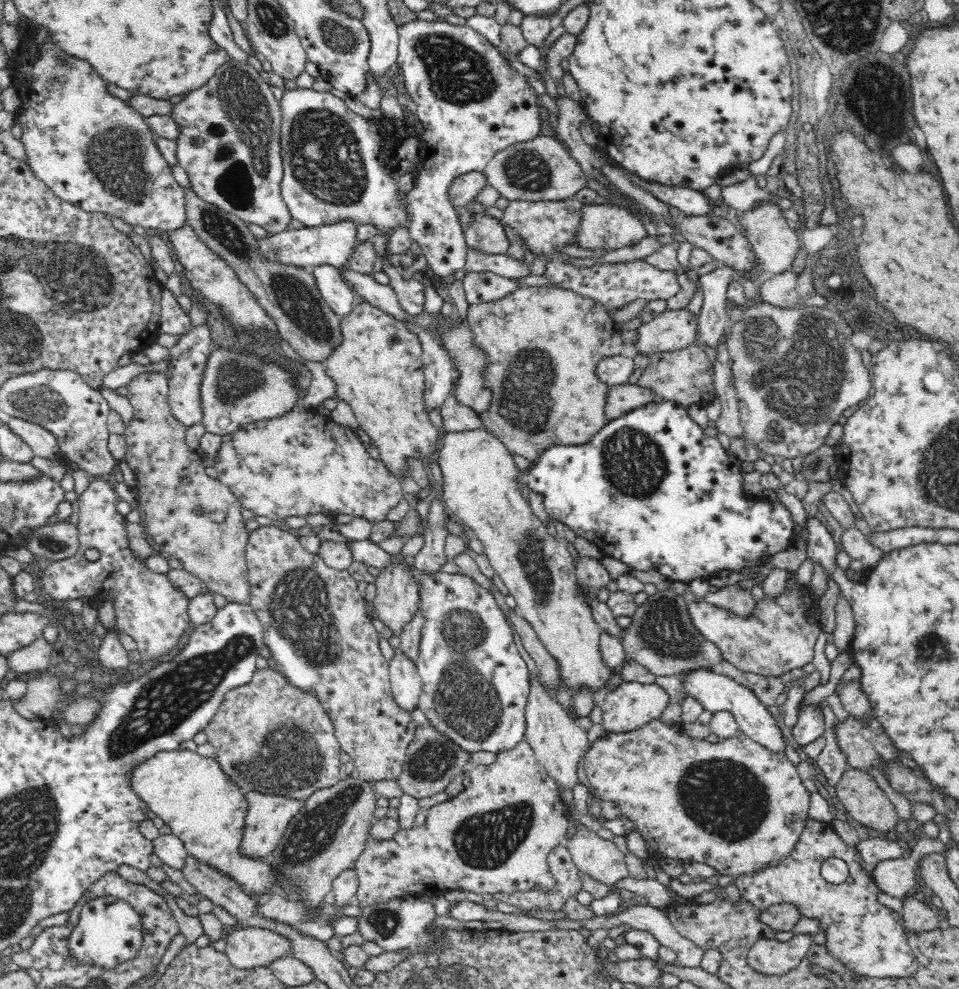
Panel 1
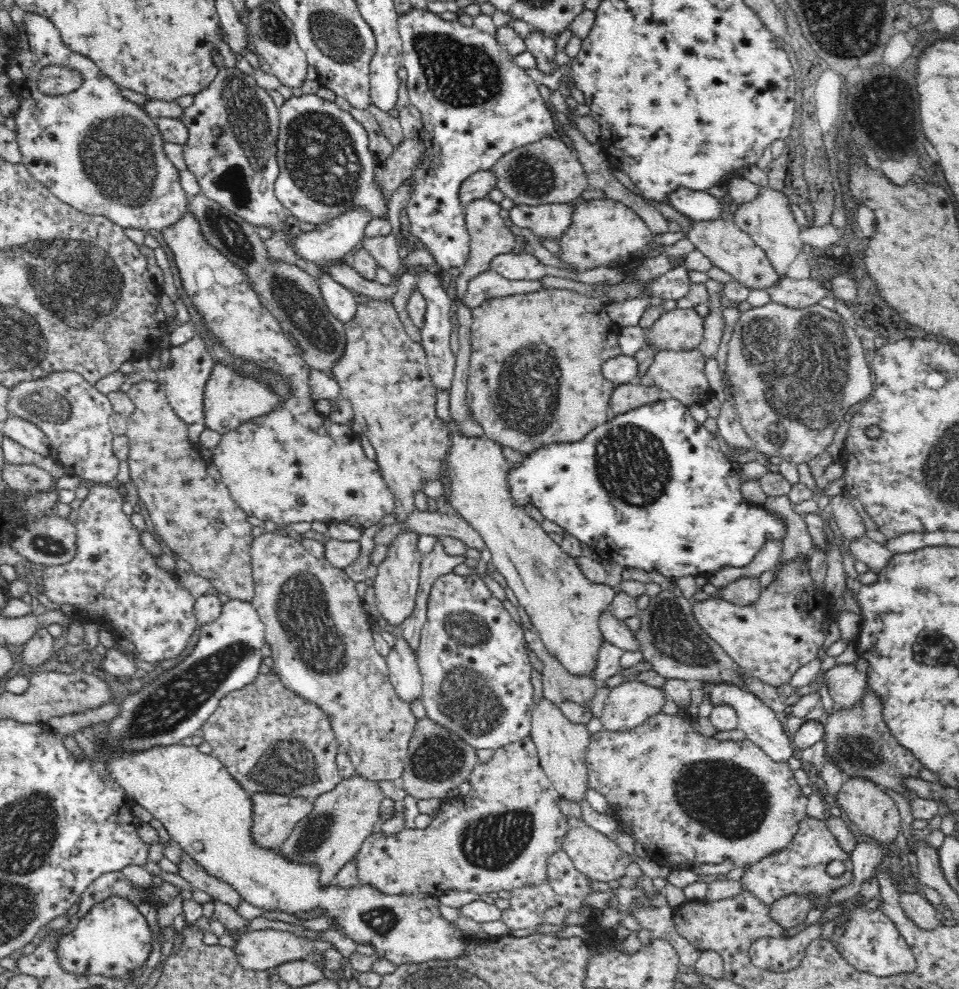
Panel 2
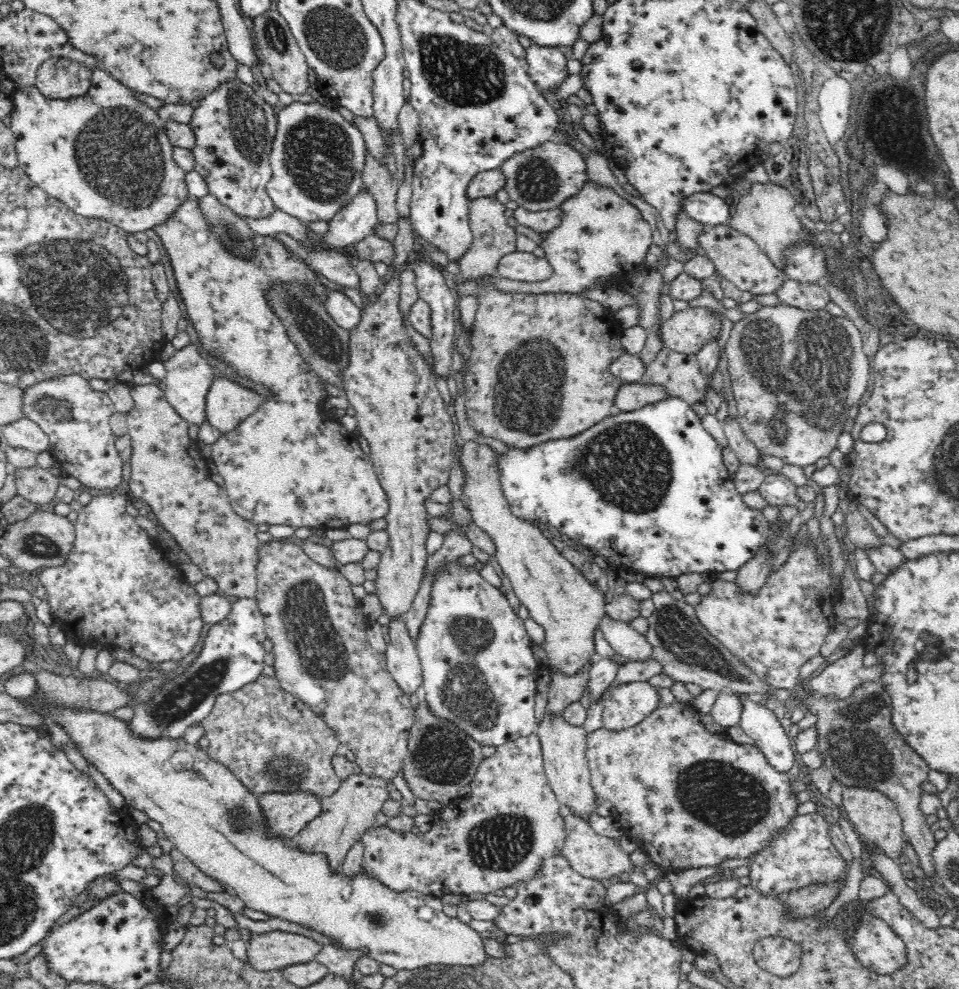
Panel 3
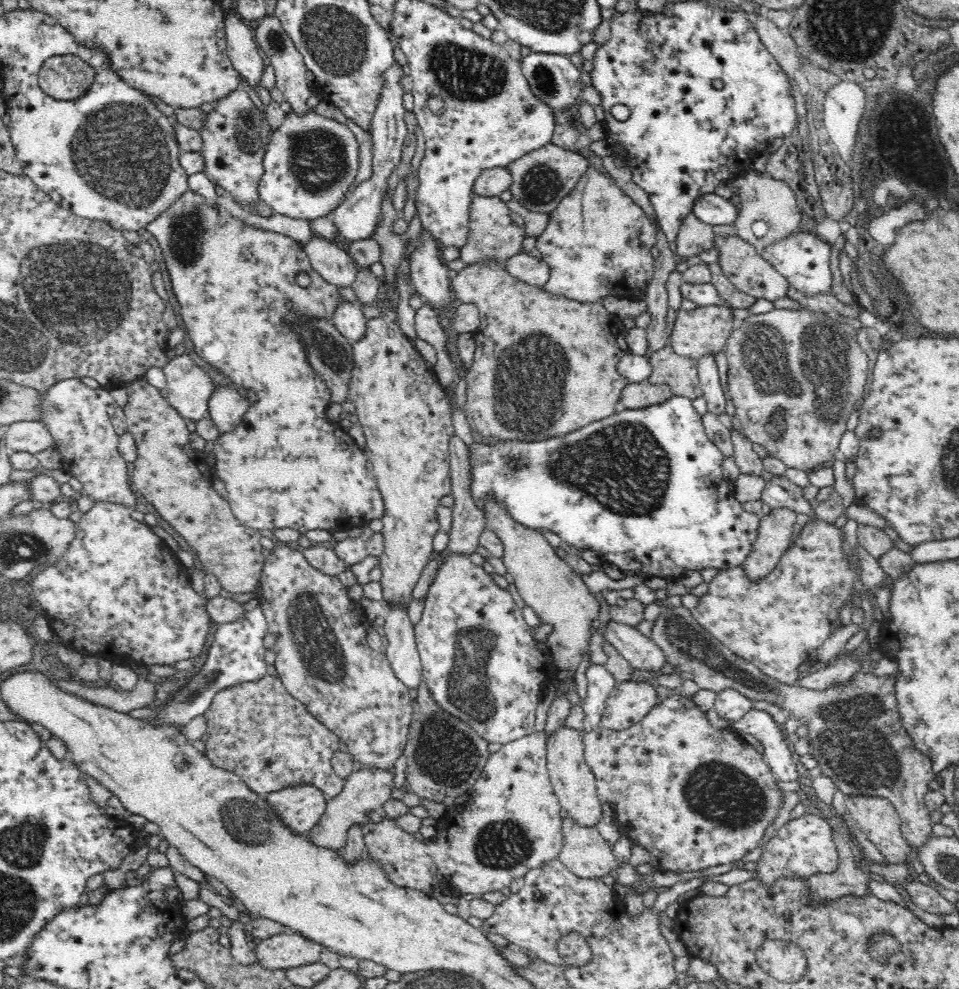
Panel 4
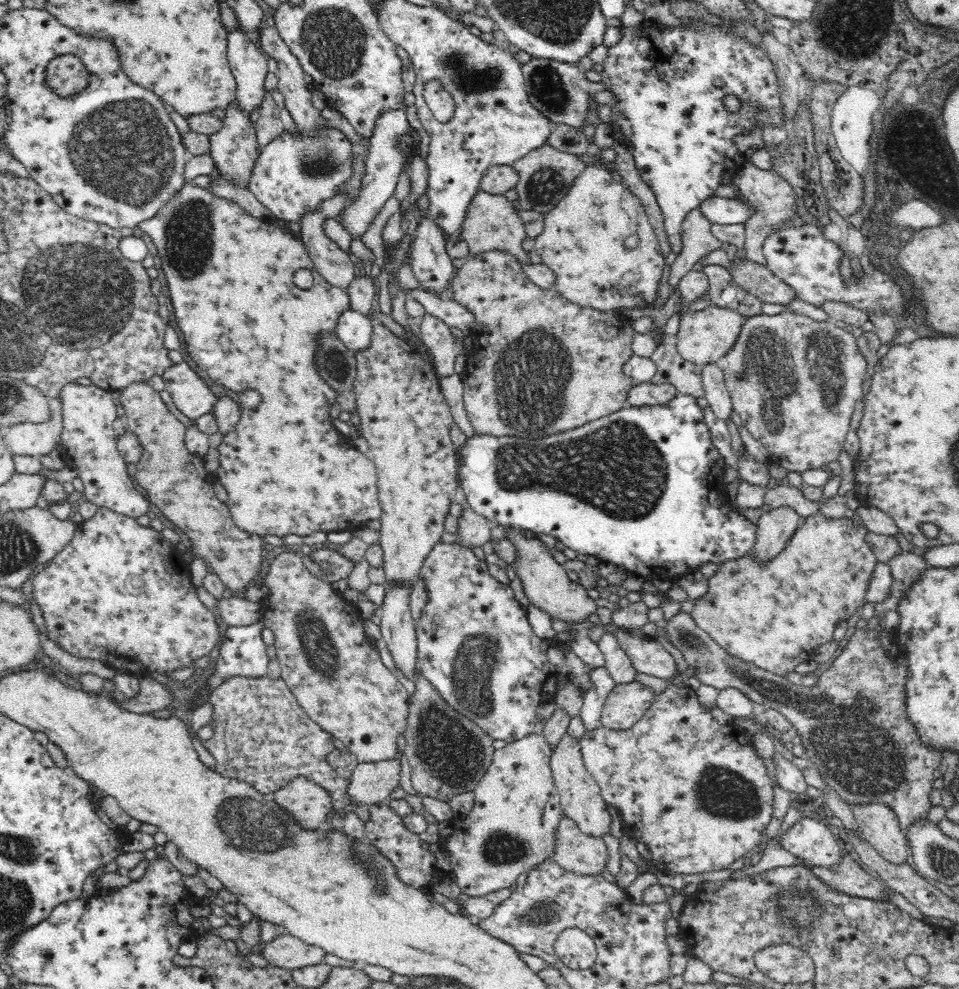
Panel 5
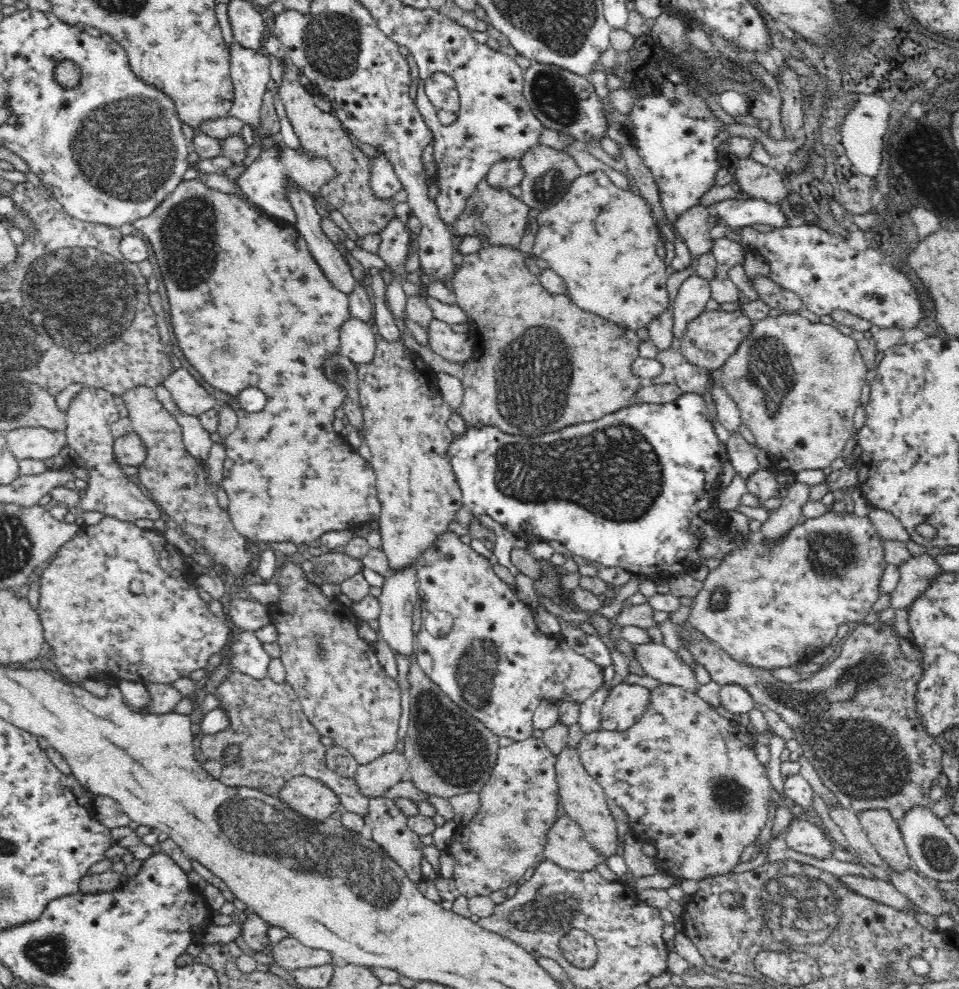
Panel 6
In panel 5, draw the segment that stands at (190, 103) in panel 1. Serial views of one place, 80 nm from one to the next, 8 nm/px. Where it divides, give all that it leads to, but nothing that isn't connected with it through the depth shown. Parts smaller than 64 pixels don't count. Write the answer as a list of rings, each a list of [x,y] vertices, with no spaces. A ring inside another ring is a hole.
[[[233,102],[226,109],[226,117],[222,119],[222,122],[221,131],[210,136],[212,142],[211,156],[216,161],[215,175],[220,175],[226,180],[232,180],[232,182],[238,183],[246,189],[247,181],[254,169],[254,163],[257,162],[259,156],[256,124],[250,120],[246,113],[236,109],[236,105]]]

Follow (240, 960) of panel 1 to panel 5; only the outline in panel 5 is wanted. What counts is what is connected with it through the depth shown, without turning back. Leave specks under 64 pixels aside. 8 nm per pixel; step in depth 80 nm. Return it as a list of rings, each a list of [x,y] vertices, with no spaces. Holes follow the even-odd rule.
[[[286,934],[265,943],[258,950],[273,967],[297,969],[325,962],[327,952],[320,947],[310,946],[299,938]]]

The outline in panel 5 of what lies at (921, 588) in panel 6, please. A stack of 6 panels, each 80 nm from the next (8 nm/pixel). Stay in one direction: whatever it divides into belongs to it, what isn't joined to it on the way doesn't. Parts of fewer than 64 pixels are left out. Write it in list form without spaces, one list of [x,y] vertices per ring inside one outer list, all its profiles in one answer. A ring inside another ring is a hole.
[[[912,552],[897,554],[887,563],[891,568],[893,582],[888,597],[877,601],[875,615],[882,615],[888,610],[897,611],[907,592],[921,579],[923,572],[930,568],[923,556]]]

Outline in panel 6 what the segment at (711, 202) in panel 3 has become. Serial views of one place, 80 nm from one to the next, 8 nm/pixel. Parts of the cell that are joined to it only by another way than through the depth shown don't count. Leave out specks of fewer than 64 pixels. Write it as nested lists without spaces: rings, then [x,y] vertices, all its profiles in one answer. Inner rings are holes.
[[[739,197],[723,200],[713,206],[711,212],[718,214],[722,223],[732,228],[752,228],[753,225],[764,225],[773,229],[790,227],[784,209],[762,199]]]

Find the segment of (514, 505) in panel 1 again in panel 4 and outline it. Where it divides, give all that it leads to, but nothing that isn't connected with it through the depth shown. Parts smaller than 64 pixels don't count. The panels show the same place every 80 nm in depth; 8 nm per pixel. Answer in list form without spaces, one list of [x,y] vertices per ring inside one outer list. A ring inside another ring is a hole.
[[[494,501],[485,506],[483,513],[487,528],[503,542],[504,564],[508,574],[514,578],[514,584],[526,602],[525,606],[530,606],[540,616],[543,624],[554,626],[544,644],[556,661],[558,678],[573,679],[581,664],[581,653],[589,648],[588,643],[594,632],[592,621],[598,619],[598,610],[604,605],[598,603],[582,577],[556,555],[555,548],[540,531],[516,523],[508,511]]]

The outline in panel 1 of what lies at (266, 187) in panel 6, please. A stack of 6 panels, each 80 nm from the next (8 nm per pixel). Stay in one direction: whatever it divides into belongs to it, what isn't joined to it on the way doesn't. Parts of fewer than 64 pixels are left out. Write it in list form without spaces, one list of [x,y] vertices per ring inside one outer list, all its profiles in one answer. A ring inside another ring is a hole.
[[[286,89],[281,100],[281,156],[283,178],[281,196],[292,219],[307,227],[320,227],[348,220],[358,225],[378,227],[382,233],[390,233],[402,225],[408,225],[407,198],[398,196],[397,178],[391,175],[391,161],[397,142],[408,136],[403,122],[394,128],[386,128],[382,119],[366,120],[346,107],[346,103],[332,93],[316,92],[314,89]]]

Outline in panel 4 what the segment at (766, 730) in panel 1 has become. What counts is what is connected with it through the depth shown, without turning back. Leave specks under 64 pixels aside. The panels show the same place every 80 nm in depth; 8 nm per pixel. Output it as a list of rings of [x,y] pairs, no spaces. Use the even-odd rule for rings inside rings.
[[[750,709],[742,718],[735,720],[730,725],[738,732],[751,734],[764,747],[764,760],[771,769],[774,778],[786,784],[797,782],[799,775],[797,764],[790,755],[790,748],[786,735],[774,722],[772,715],[766,711]]]

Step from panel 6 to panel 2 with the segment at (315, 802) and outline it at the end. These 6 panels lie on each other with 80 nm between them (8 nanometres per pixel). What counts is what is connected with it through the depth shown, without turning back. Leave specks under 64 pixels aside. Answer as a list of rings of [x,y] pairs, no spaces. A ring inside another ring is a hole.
[[[254,793],[253,825],[254,840],[266,848],[280,847],[301,820],[314,808],[303,796]]]

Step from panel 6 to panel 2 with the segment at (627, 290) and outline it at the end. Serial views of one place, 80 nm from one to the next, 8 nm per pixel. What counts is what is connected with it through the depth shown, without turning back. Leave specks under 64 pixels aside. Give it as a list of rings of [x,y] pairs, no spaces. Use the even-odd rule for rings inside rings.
[[[604,197],[600,200],[574,200],[571,226],[567,232],[554,238],[560,247],[560,253],[555,257],[567,268],[575,273],[603,267],[626,267],[628,260],[638,258],[646,250],[646,246],[653,242],[650,228],[642,221],[632,208],[619,200]],[[490,270],[480,273],[470,282],[462,303],[472,310],[490,298],[532,294],[532,292],[542,292],[548,289],[541,281],[509,280],[496,271]]]

